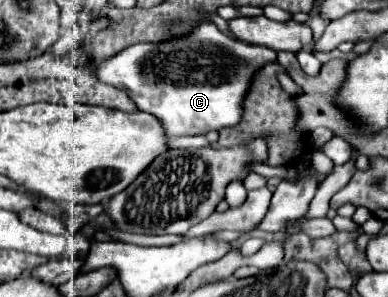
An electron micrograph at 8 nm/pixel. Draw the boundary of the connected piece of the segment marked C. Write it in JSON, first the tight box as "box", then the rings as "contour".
{"box":[95,23,275,137],"contour":[[[201,23],[185,39],[131,45],[113,55],[113,59],[99,63],[95,73],[103,83],[123,89],[139,111],[155,115],[167,137],[181,137],[237,125],[241,121],[241,99],[249,89],[253,73],[275,57],[275,51],[269,47],[263,51],[263,47],[223,35],[215,23]]]}

